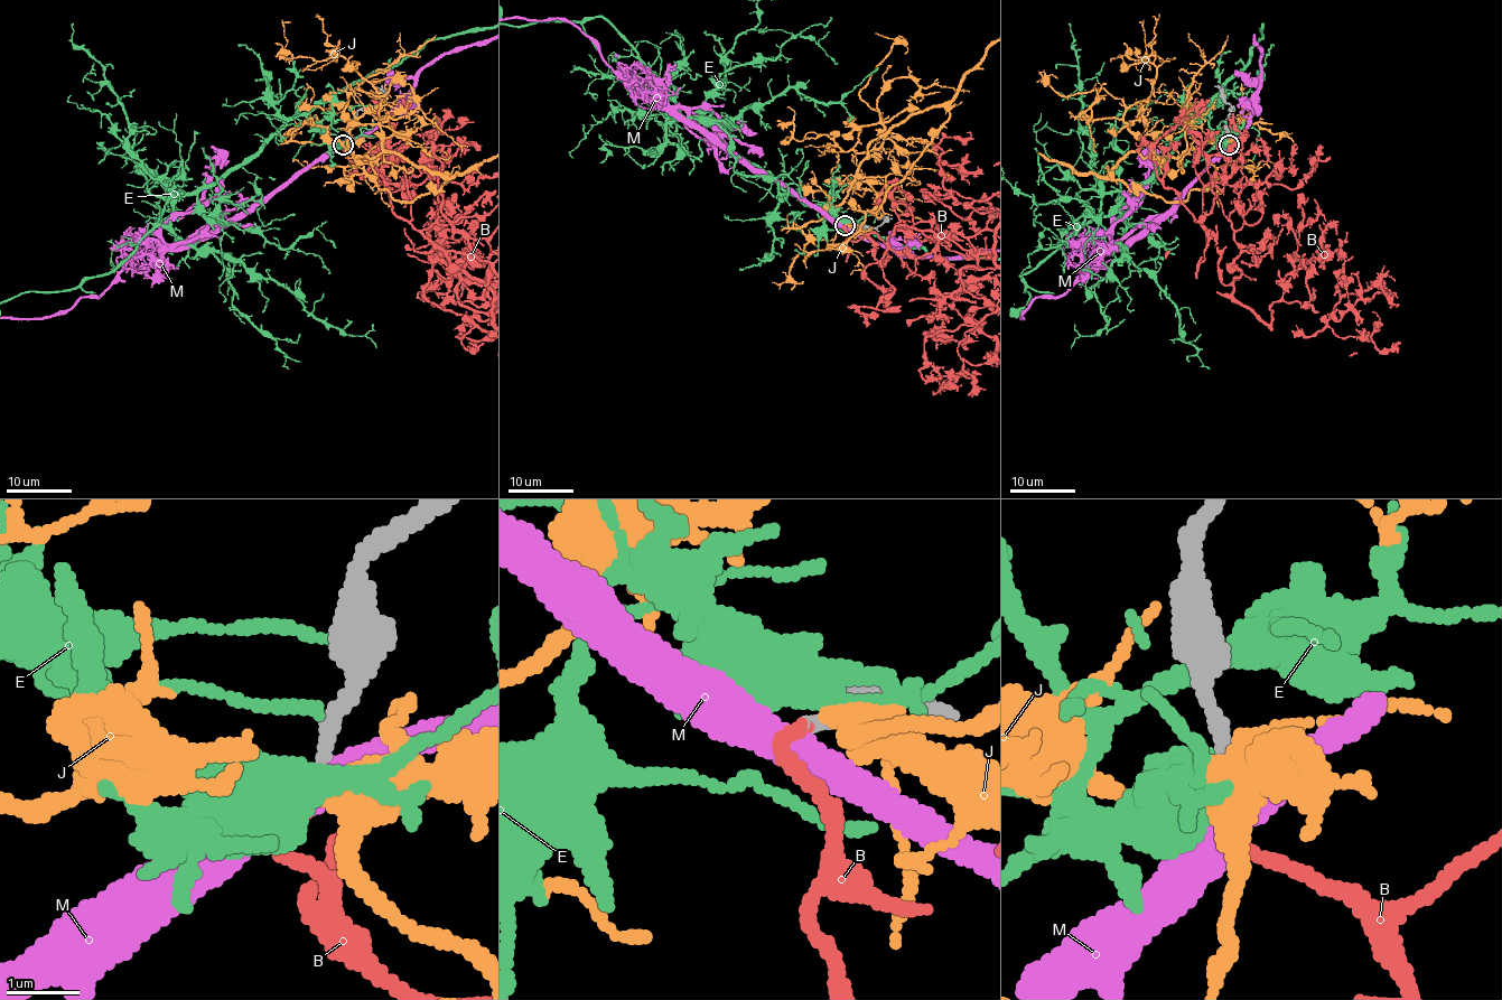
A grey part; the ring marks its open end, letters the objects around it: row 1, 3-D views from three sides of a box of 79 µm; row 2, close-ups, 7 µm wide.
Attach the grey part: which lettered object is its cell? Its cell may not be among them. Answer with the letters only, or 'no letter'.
B

